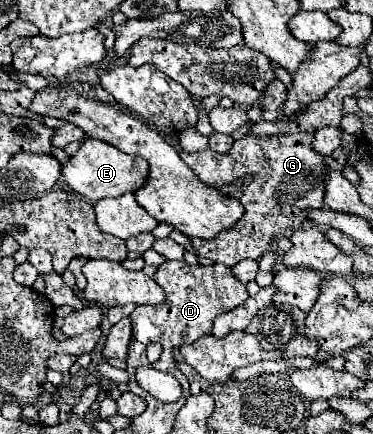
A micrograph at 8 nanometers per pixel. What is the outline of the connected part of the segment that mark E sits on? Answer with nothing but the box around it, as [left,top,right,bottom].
[62,140,148,202]

